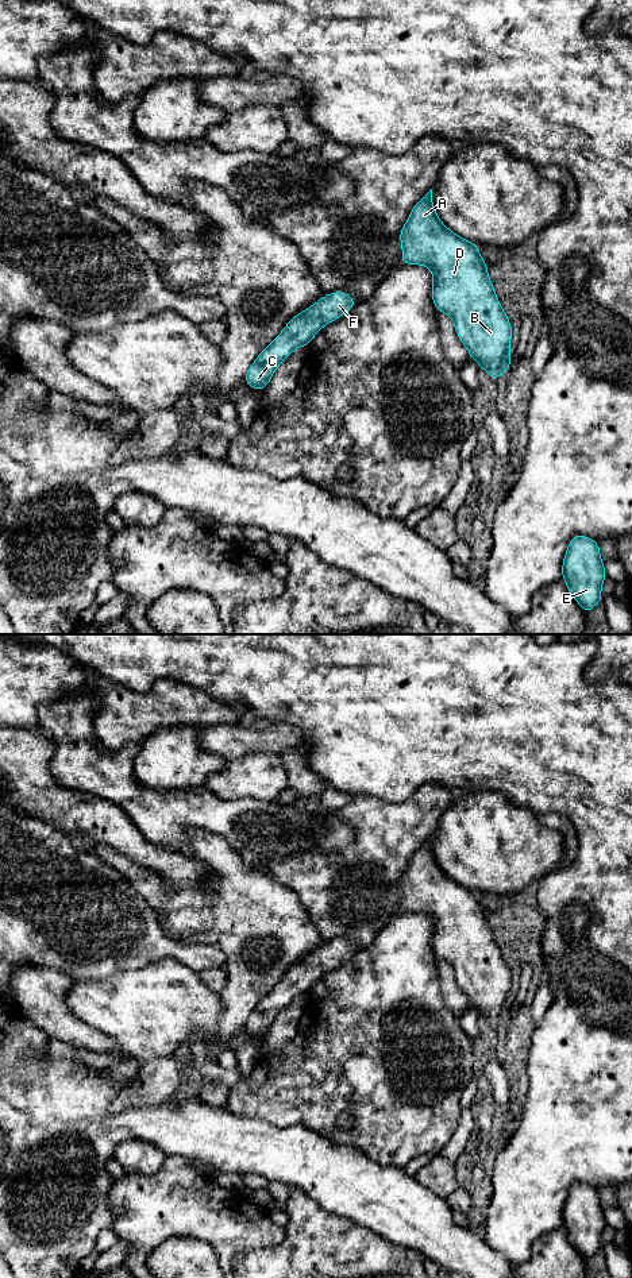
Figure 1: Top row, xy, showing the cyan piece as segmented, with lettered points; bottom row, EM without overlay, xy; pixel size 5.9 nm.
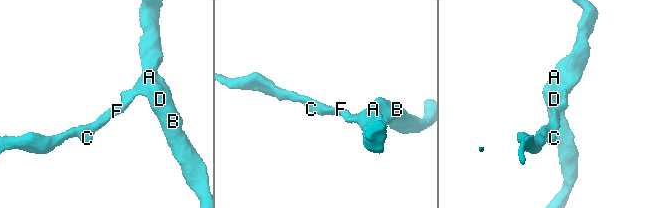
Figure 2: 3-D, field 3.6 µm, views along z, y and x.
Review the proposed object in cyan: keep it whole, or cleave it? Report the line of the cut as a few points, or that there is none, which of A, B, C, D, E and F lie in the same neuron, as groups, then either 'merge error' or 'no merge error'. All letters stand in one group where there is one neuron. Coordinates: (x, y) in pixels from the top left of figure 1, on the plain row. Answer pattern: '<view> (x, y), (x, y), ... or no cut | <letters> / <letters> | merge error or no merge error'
no cut | A B C D E F | no merge error

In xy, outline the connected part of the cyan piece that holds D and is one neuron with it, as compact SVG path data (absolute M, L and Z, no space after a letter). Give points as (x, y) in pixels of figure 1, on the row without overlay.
M432 837L413 854L406 872L400 880L402 892L401 910L423 912L433 922L432 949L435 955L448 962L455 972L458 985L496 1028L510 1015L512 973L494 941L488 922L488 912L478 900L478 893L451 880L438 865L432 853Z

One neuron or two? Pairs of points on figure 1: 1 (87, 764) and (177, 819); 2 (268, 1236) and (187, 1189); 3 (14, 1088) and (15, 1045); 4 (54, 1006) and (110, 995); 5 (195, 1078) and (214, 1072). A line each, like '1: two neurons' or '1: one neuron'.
1: one neuron
2: one neuron
3: two neurons
4: two neurons
5: one neuron

